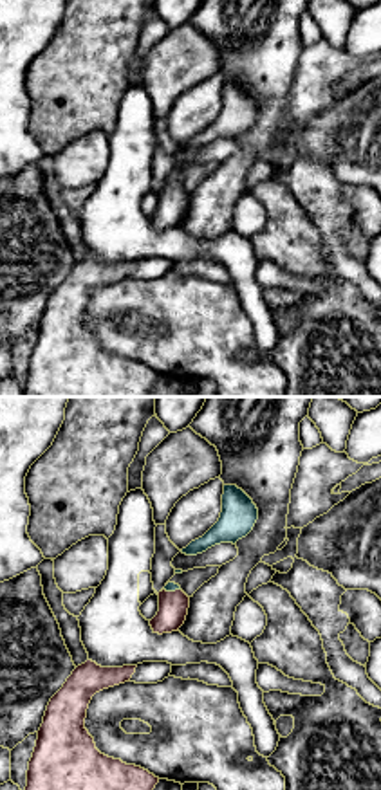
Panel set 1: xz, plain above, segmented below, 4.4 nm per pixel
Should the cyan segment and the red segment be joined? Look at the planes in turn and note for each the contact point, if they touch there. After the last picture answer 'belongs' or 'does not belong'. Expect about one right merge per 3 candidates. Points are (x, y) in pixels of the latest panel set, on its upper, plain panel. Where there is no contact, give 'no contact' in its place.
contact (172, 186)

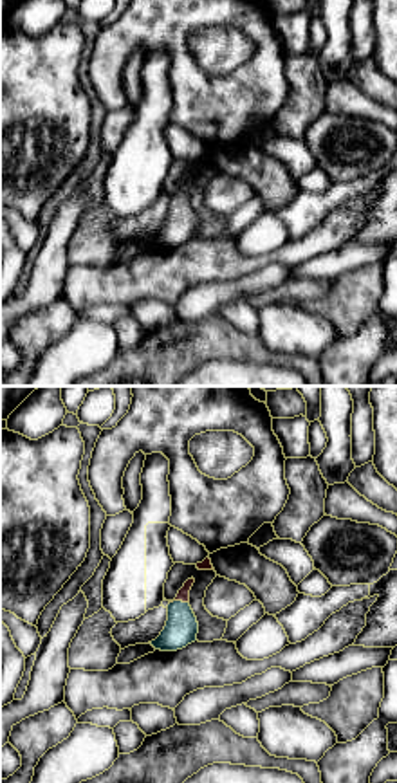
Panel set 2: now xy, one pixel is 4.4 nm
contact (179, 197)

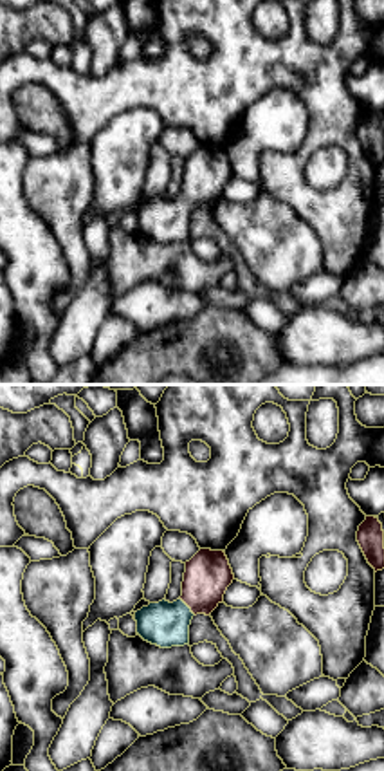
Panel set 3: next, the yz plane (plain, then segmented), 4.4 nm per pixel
contact (188, 203)

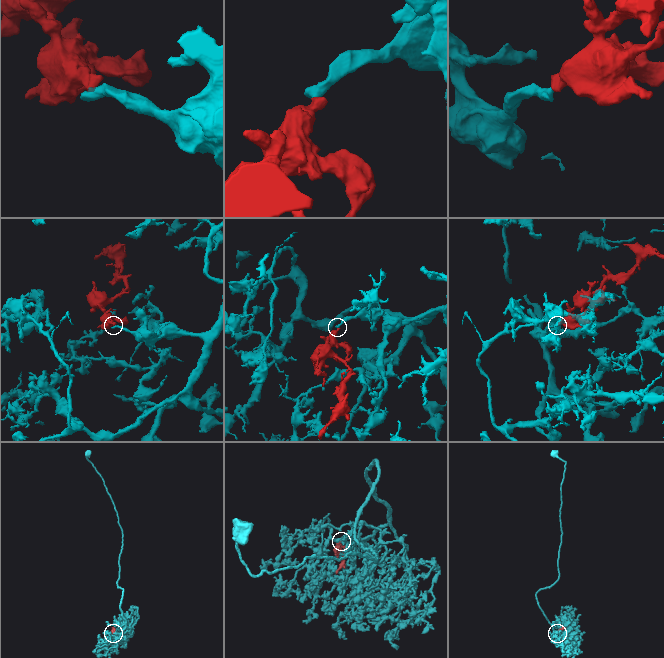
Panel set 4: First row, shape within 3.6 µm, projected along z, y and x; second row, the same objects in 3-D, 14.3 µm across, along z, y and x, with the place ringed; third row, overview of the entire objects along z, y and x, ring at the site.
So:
belongs

